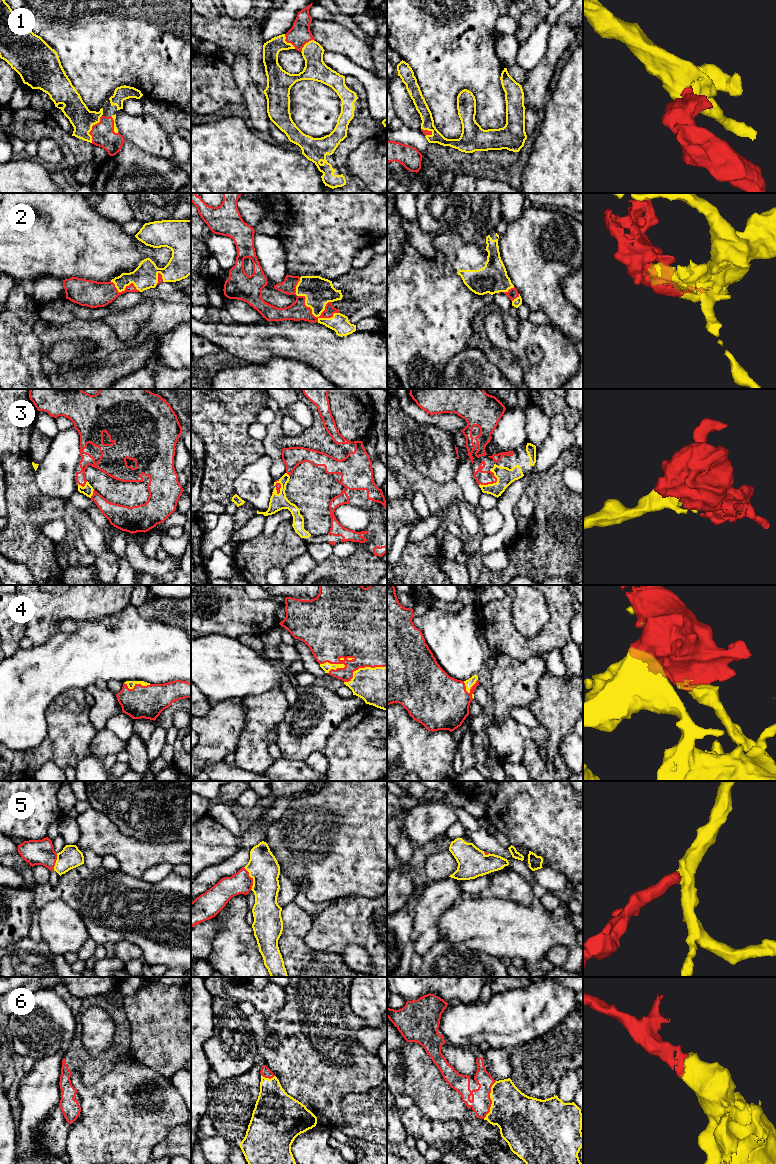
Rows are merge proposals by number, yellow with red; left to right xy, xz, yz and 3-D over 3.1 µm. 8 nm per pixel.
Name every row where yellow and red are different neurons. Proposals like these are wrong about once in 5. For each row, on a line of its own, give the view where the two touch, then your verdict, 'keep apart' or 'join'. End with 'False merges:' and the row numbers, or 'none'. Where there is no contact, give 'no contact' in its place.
1: xy | join
2: xz | join
3: yz | join
4: xz | join
5: xz | join
6: yz | join
False merges: none

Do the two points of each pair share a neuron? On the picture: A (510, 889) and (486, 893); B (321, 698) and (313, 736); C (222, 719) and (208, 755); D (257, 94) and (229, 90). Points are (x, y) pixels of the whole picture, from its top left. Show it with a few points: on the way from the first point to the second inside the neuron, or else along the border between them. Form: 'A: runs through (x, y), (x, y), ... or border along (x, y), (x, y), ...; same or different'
A: runs through (504, 889), (492, 891); same
B: runs through (318, 707), (318, 711), (313, 718), (313, 727); same
C: runs through (221, 728), (214, 746); same
D: border along (231, 69), (244, 103); different

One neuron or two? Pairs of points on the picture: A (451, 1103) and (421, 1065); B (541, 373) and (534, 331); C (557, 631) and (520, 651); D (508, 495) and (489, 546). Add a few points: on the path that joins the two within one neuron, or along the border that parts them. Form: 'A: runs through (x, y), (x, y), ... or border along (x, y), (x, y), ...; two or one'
A: runs through (442, 1094), (422, 1074); one
B: runs through (548, 363), (548, 345), (544, 341); one
C: runs through (548, 638), (540, 644), (529, 646); one
D: runs through (508, 508), (508, 529), (502, 535); one

